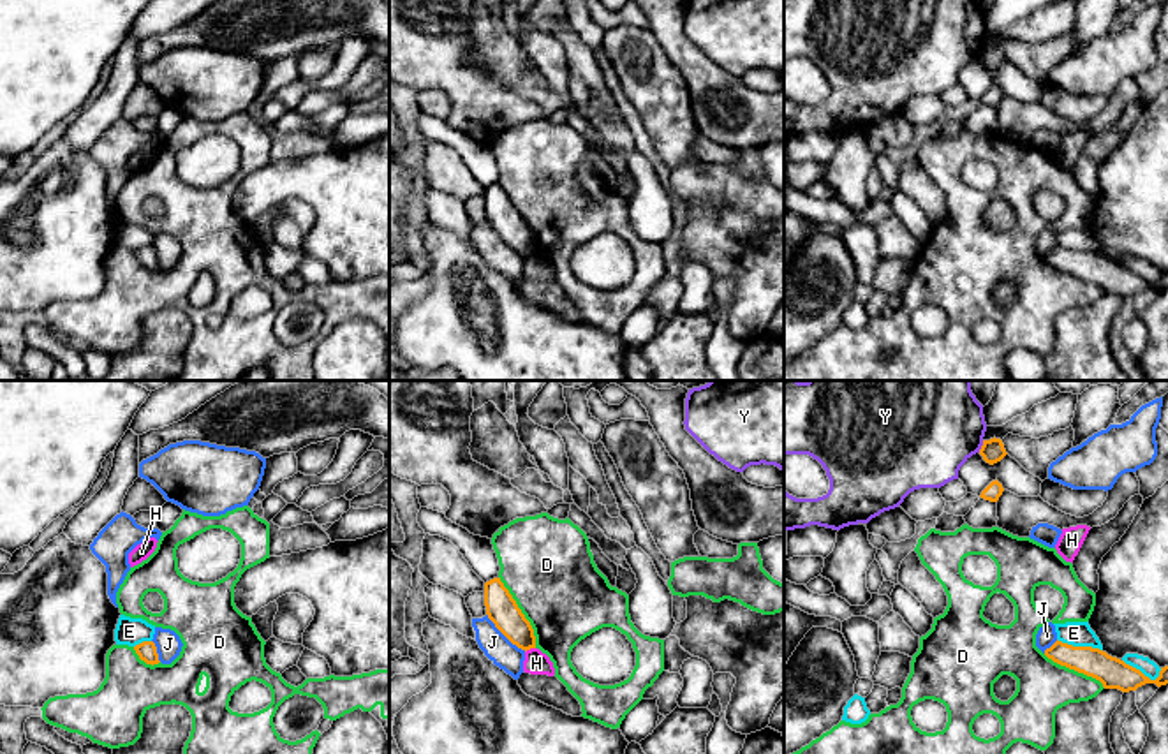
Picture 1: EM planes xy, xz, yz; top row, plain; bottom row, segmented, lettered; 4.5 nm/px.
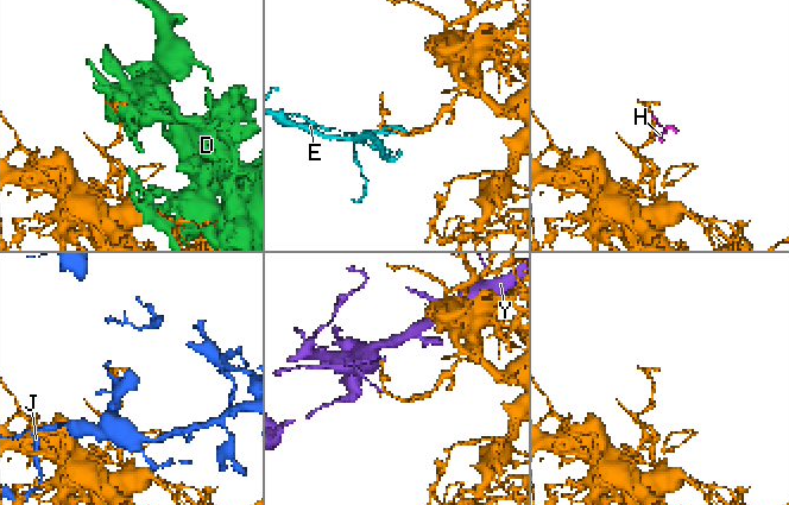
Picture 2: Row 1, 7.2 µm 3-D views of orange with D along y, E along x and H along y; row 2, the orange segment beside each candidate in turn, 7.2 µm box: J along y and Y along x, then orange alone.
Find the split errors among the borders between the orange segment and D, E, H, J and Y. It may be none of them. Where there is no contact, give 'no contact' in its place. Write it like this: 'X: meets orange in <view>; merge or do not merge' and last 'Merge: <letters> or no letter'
D: meets orange in xz; do not merge
E: meets orange in yz; do not merge
H: meets orange in xz; do not merge
J: meets orange in xz; do not merge
Y: meets orange in yz; do not merge
Merge: no letter

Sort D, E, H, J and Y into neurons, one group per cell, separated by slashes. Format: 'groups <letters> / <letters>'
groups D / E / H / J / Y

